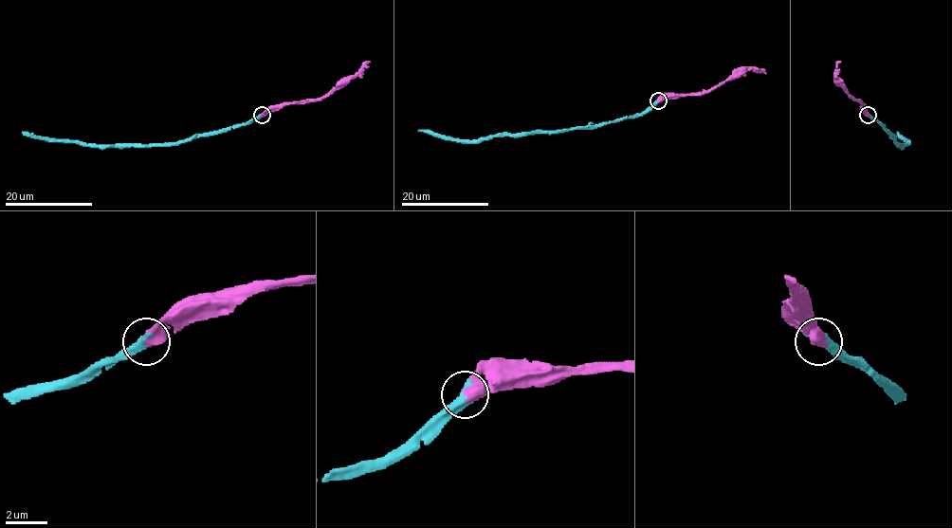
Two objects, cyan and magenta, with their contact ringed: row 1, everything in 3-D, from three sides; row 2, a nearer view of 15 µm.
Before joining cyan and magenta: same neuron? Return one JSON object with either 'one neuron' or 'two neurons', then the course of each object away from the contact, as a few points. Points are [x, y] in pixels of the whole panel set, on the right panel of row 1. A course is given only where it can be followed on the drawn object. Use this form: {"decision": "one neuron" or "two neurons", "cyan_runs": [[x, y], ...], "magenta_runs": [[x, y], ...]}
{"decision": "one neuron", "cyan_runs": [[868, 116], [885, 127], [899, 145], [905, 145], [907, 141], [897, 132]], "magenta_runs": [[868, 116], [862, 103], [848, 93], [836, 76], [836, 65], [840, 61]]}

